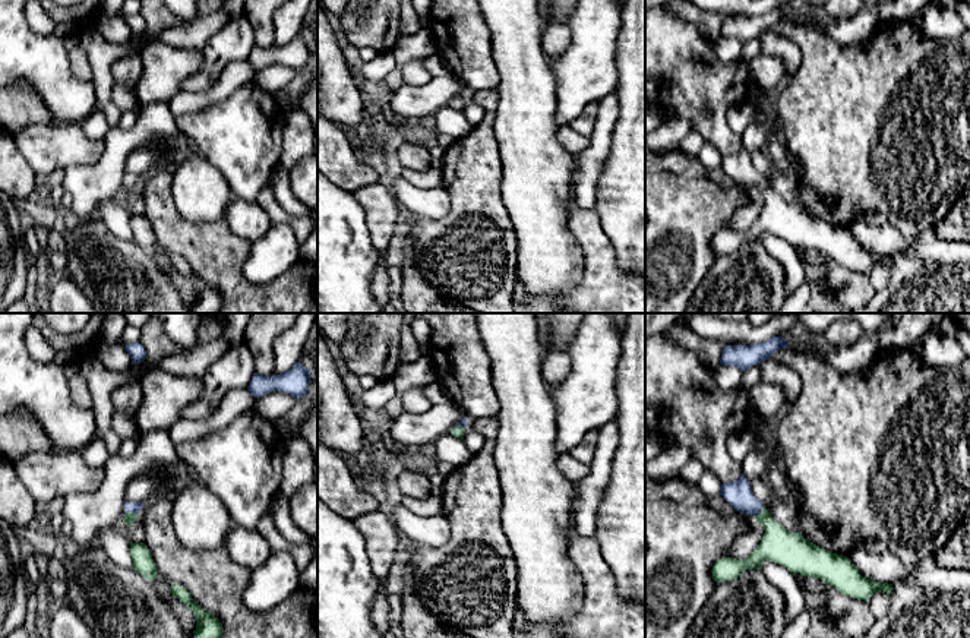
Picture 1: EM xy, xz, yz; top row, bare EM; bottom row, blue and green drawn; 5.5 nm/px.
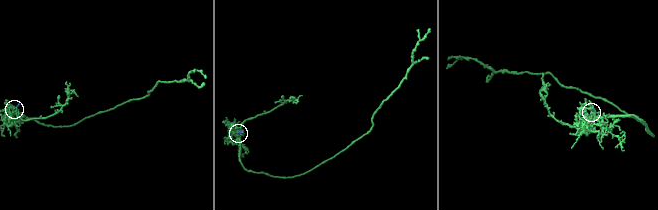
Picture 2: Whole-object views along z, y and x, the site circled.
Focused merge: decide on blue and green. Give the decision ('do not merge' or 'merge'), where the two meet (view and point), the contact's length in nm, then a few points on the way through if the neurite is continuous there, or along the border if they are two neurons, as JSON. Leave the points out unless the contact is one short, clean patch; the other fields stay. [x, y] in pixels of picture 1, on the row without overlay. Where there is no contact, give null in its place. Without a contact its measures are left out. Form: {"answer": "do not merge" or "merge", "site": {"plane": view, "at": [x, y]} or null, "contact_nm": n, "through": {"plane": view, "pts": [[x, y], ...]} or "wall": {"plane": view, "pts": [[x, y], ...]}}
{"answer": "merge", "site": {"plane": "xy", "at": [130, 183]}, "contact_nm": 60, "through": {"plane": "xy", "pts": [[129, 179], [130, 183], [129, 190]]}}

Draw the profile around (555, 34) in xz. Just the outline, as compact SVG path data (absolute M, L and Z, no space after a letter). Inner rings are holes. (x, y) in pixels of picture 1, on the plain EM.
M549 12L543 13L543 50L549 59L560 57L569 44L569 26L554 20Z

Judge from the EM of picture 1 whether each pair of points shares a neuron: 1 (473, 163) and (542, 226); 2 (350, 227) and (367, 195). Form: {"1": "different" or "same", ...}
{"1": "different", "2": "different"}

